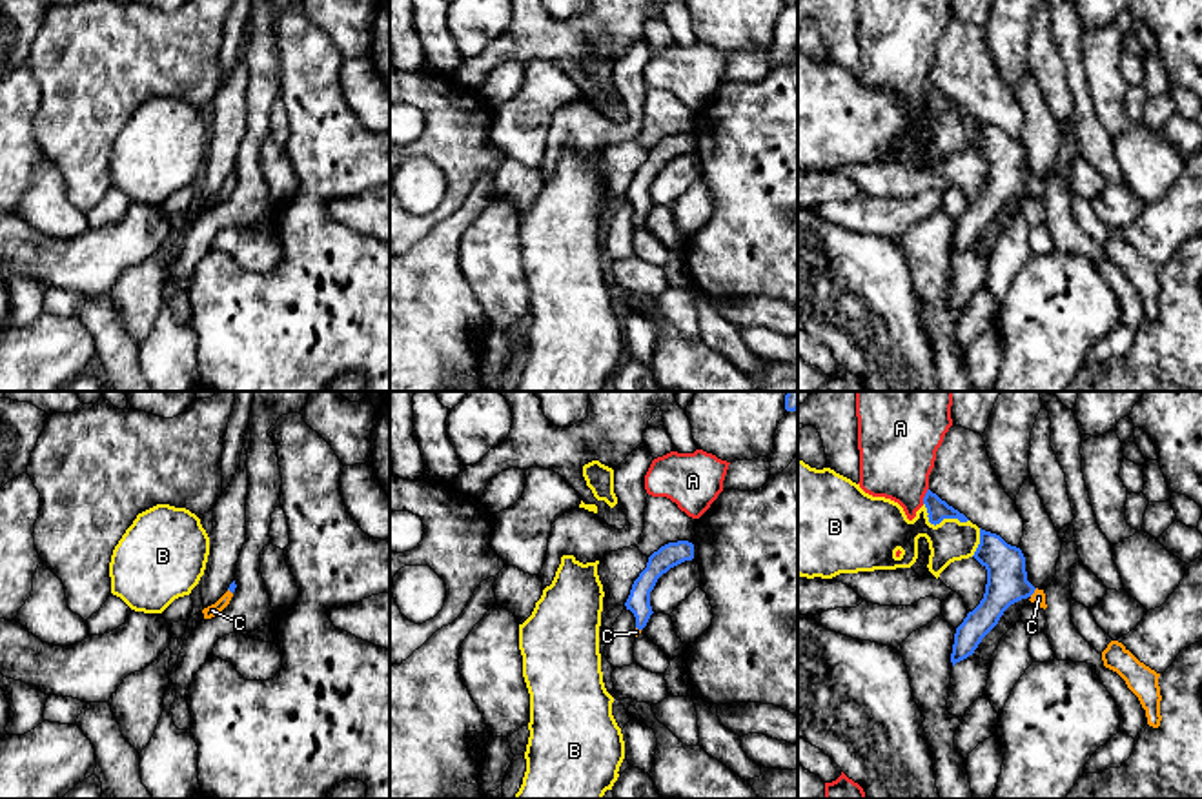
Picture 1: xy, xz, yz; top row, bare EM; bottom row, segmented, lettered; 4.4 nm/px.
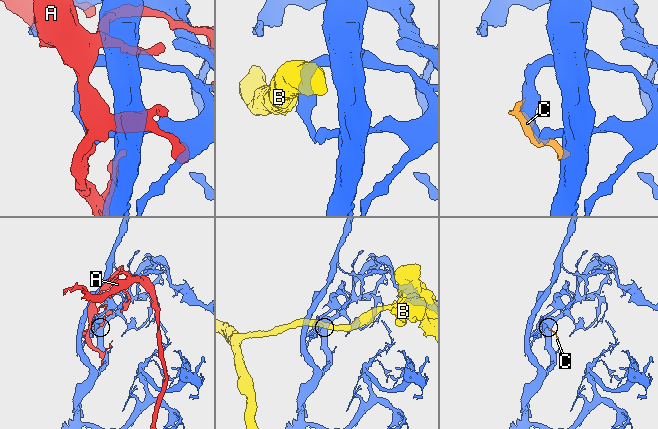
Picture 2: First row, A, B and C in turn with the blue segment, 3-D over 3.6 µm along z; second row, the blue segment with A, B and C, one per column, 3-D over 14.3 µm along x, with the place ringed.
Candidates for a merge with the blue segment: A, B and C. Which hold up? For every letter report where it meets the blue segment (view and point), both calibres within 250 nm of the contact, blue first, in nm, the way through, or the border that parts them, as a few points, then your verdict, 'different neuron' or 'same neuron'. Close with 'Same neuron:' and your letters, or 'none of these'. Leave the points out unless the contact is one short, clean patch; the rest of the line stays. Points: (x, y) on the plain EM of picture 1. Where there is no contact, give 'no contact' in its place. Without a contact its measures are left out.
A: meets blue in yz at (926, 88); 90 nm thick on the blue side, 340 nm on the other; different neuron
B: meets blue in yz at (940, 113); 90 nm thick on the blue side, 220 nm on the other; border along yz (924, 95), (927, 111), (935, 117), (944, 111), (967, 113); different neuron
C: meets blue in yz at (1033, 184); 180 nm thick on the blue side, 60 nm on the other; runs through yz (1008, 175), (1033, 184), (1039, 190); same neuron
Same neuron: C

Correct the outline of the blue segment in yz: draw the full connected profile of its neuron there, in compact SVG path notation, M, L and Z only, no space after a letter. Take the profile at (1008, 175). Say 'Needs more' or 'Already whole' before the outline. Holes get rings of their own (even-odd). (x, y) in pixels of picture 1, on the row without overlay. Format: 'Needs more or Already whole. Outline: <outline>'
Needs more. Outline: M980 120L980 137L973 149L987 162L987 177L980 197L956 220L952 258L974 246L1011 197L1029 191L1036 198L1047 200L1044 182L1027 173L1025 149L1020 140Z

